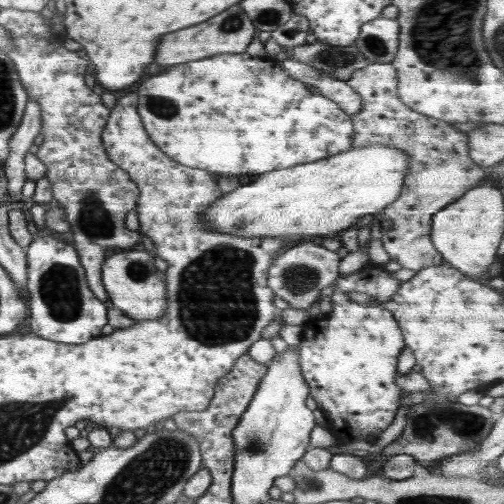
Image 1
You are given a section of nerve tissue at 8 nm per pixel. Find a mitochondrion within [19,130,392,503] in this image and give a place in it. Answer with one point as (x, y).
(217, 303)

